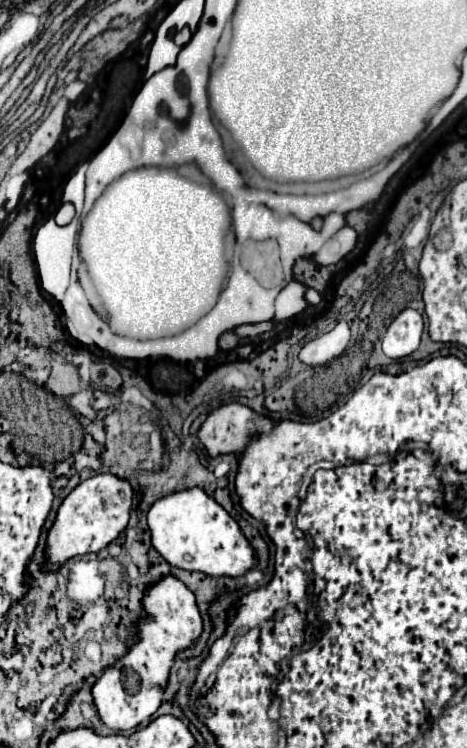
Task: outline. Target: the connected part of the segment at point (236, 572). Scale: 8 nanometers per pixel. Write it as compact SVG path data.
M202 488L182 490L156 500L148 512L152 546L174 568L198 570L208 576L240 578L256 568L256 552L238 522Z

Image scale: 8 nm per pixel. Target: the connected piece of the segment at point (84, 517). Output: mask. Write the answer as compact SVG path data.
M96 474L82 484L78 484L68 498L62 502L56 522L48 534L48 548L46 548L46 568L56 570L68 558L100 552L110 542L114 542L128 526L130 510L132 510L132 484L126 478L118 478L114 474Z

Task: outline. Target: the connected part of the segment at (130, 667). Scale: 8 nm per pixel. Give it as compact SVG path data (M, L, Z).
M172 574L164 576L158 584L148 586L142 604L148 616L138 620L138 642L126 656L110 666L92 688L100 718L114 732L132 730L152 718L162 704L162 692L168 686L174 656L194 646L204 632L204 620L196 596Z

